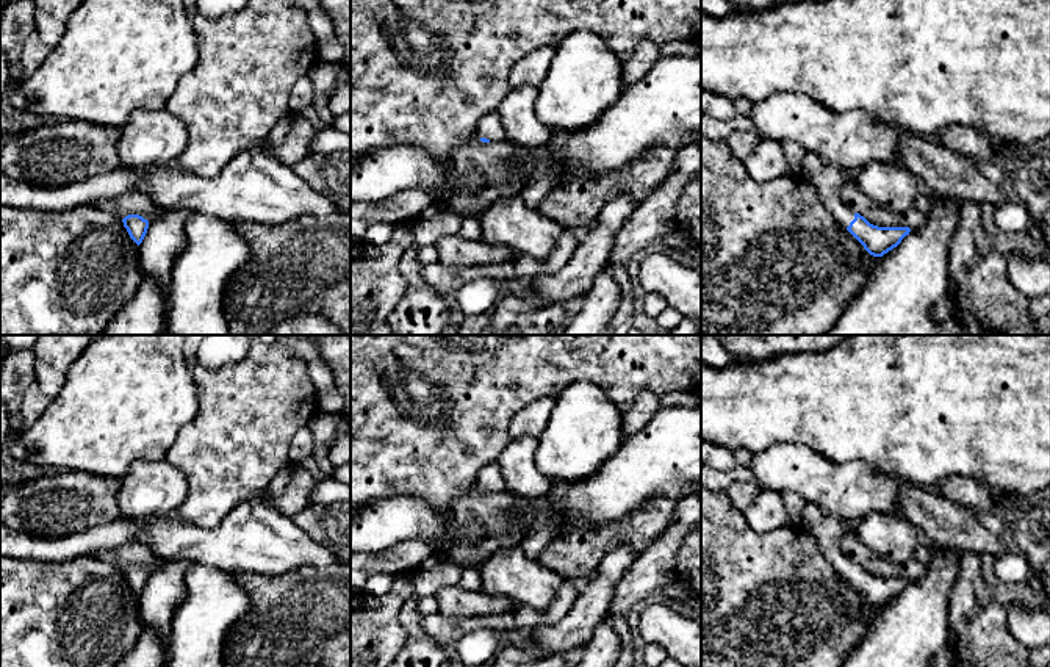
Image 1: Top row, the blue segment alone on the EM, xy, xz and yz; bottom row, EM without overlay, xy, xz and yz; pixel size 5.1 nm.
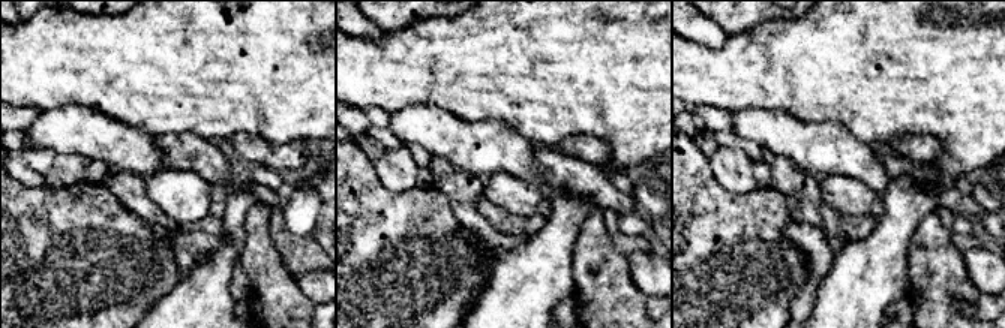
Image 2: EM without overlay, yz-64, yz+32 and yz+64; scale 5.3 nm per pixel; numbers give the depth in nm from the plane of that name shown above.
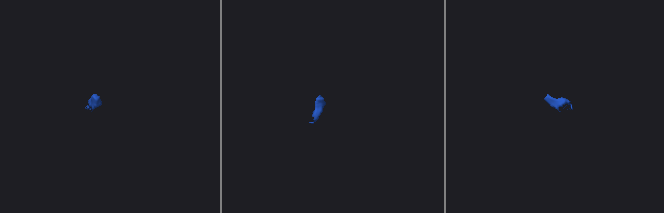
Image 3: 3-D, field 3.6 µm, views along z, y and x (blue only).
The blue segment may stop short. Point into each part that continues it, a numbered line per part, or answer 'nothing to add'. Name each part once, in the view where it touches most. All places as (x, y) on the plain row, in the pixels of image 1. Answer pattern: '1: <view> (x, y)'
1: yz (828, 531)

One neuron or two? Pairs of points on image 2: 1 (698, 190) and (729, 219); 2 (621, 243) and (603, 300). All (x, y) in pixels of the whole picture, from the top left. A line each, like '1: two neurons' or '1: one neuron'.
1: one neuron
2: two neurons

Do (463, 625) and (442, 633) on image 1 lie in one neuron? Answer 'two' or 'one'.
one

